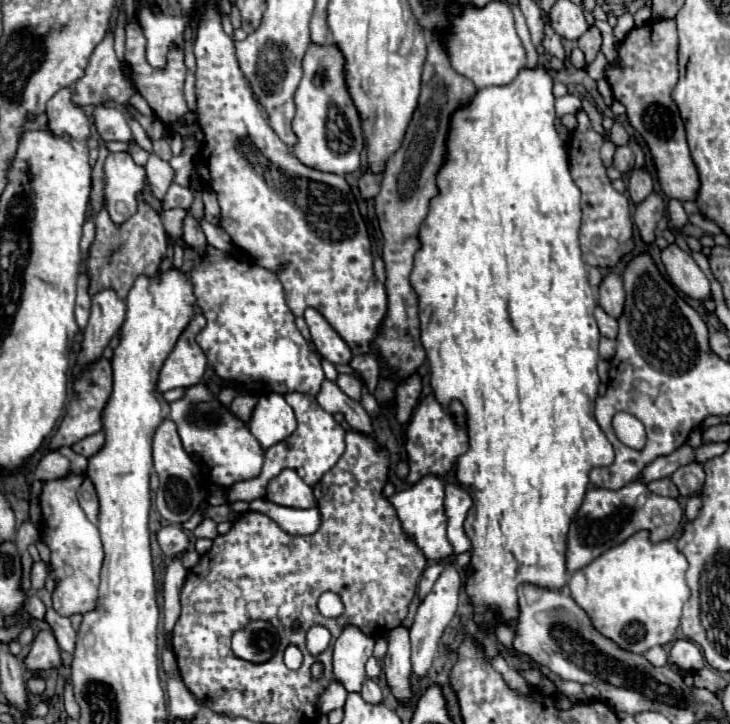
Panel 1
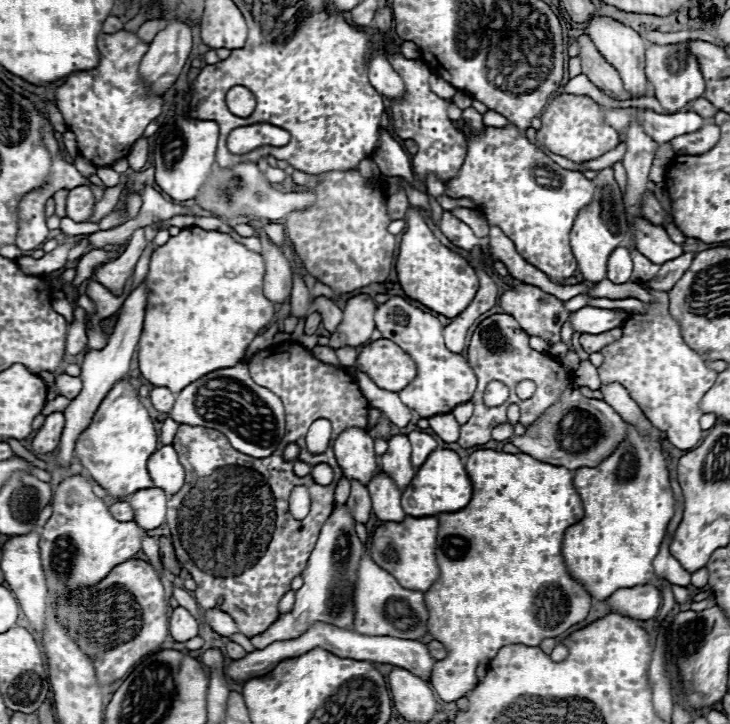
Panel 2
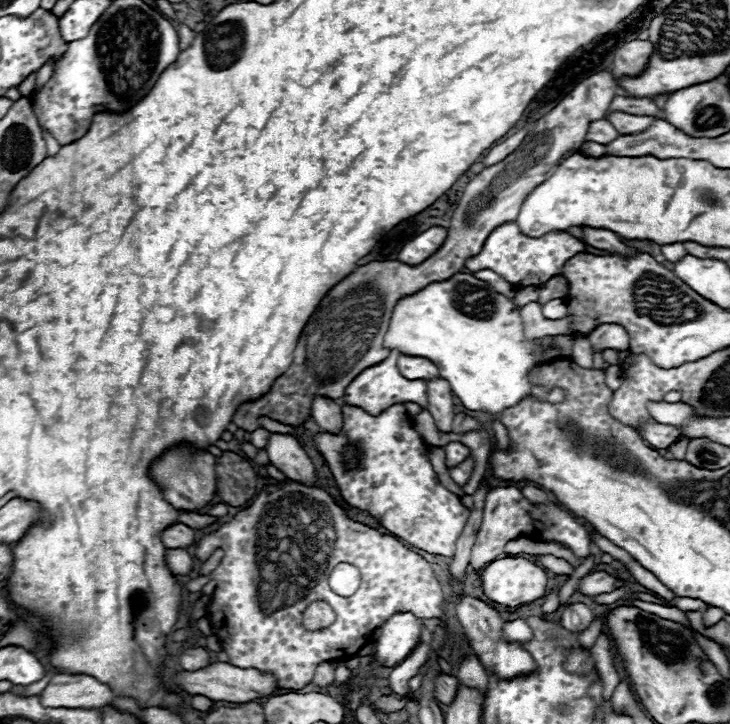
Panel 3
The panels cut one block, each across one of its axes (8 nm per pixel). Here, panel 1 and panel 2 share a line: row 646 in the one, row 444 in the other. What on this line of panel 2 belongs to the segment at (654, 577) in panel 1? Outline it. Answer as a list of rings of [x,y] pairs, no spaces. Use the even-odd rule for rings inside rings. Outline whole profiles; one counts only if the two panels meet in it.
[[[630,428],[626,440],[602,464],[598,464],[596,468],[576,470],[574,488],[582,498],[584,518],[566,530],[562,542],[562,556],[570,576],[578,580],[594,600],[606,600],[618,588],[644,586],[654,576],[652,560],[658,554],[668,522],[674,516],[674,496],[668,478],[670,460],[672,458],[666,450],[654,448],[652,440],[642,438],[636,428]]]

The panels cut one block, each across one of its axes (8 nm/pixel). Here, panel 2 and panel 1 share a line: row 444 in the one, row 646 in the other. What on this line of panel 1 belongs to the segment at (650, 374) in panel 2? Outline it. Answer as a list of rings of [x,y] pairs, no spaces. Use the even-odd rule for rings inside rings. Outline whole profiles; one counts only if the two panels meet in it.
[[[676,640],[672,644],[672,650],[668,654],[668,660],[678,664],[682,672],[688,672],[688,670],[700,670],[704,666],[704,656],[702,656],[702,650],[692,644],[690,640]]]

